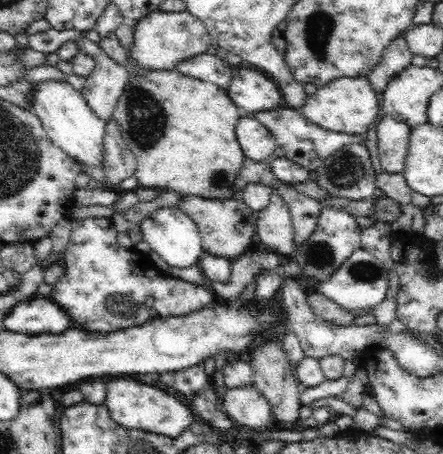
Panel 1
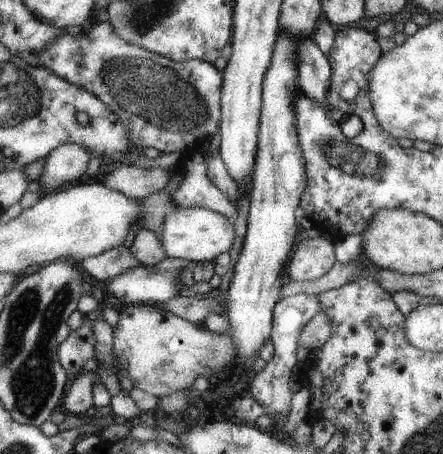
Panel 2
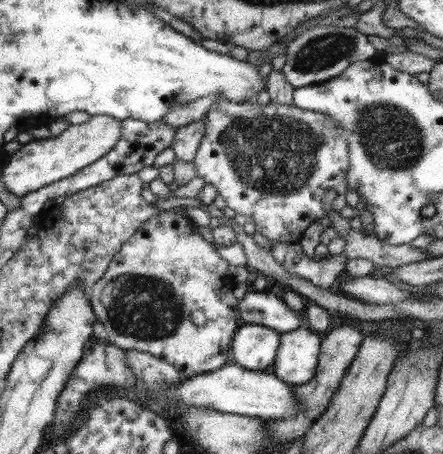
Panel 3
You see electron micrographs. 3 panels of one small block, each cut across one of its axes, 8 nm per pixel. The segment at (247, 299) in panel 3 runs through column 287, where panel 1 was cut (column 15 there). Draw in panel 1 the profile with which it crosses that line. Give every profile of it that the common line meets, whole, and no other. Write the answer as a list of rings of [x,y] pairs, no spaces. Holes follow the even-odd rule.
[[[32,298],[16,304],[4,320],[4,328],[16,334],[42,336],[42,334],[64,334],[76,328],[76,322],[50,298]]]

